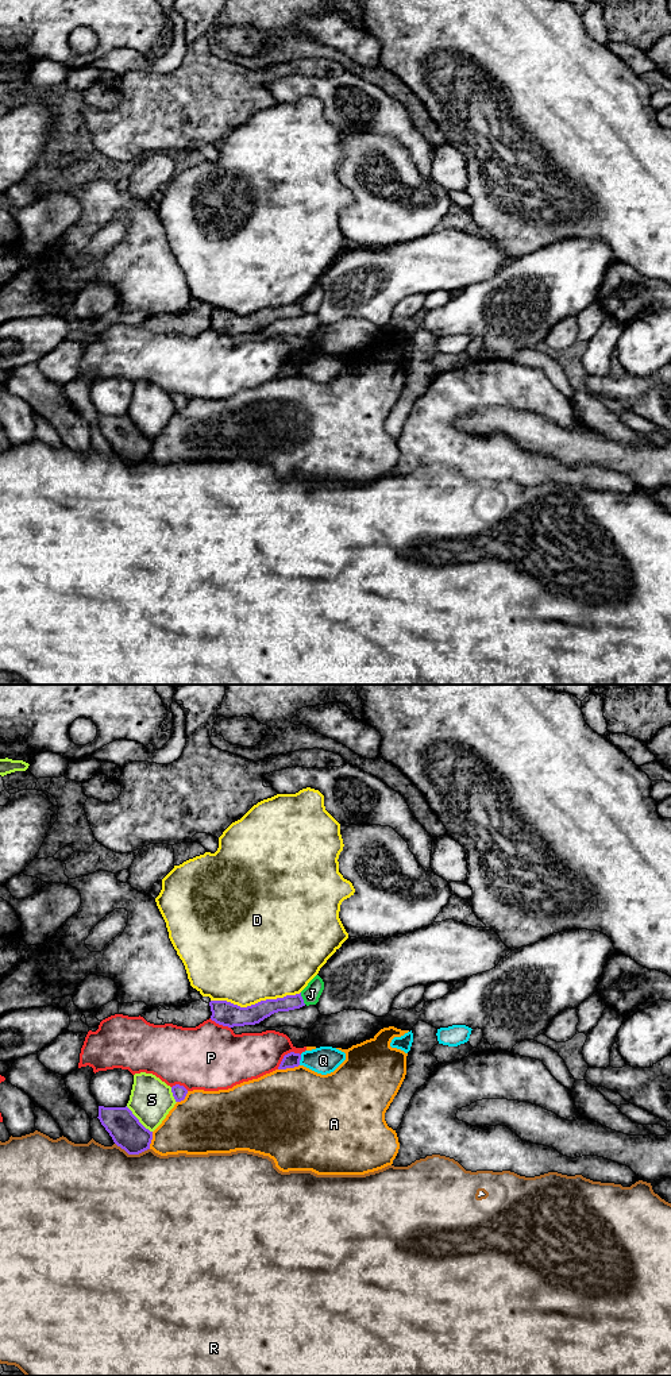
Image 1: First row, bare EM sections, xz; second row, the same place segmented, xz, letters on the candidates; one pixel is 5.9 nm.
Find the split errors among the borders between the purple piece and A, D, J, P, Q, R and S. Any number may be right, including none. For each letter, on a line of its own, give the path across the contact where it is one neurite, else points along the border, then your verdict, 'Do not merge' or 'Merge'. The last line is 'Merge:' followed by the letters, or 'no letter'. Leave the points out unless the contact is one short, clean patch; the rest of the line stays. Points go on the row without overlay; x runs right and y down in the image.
A: Do not merge
D: Do not merge
J: Do not merge
P: Do not merge
Q: Boundary: xz (301, 363), (299, 373). Do not merge
R: Do not merge
S: Do not merge
Merge: no letter

